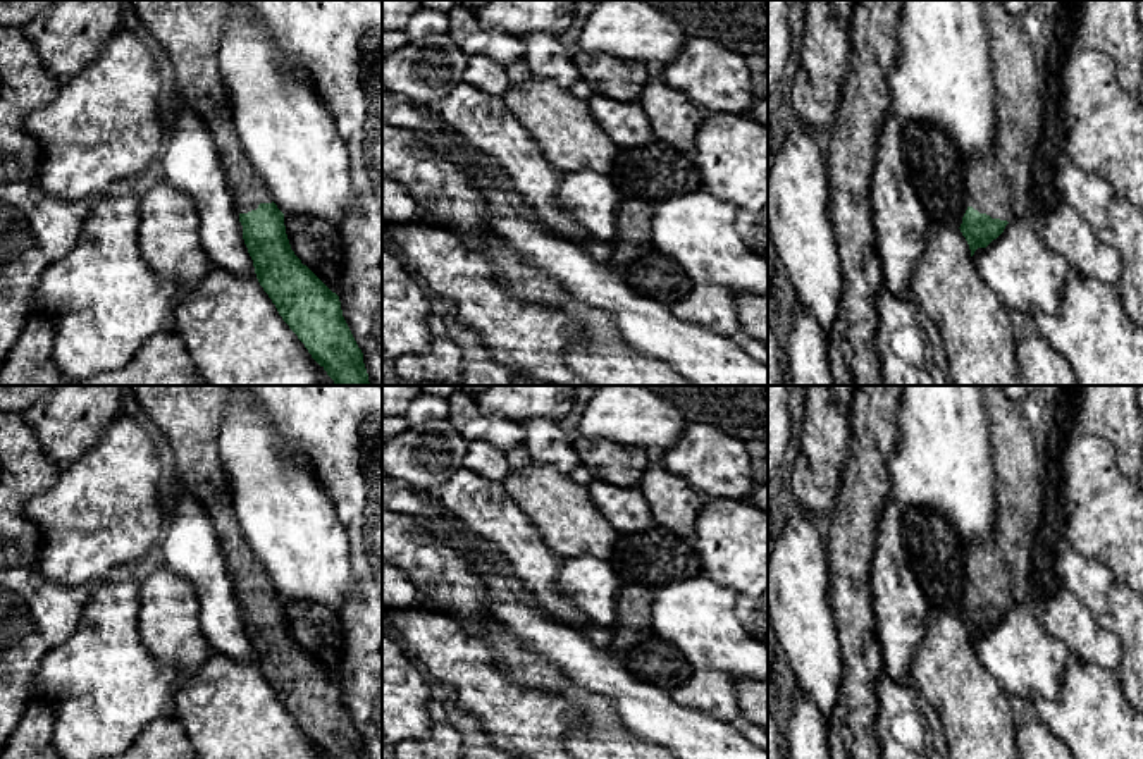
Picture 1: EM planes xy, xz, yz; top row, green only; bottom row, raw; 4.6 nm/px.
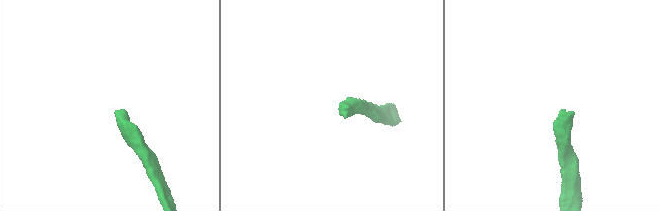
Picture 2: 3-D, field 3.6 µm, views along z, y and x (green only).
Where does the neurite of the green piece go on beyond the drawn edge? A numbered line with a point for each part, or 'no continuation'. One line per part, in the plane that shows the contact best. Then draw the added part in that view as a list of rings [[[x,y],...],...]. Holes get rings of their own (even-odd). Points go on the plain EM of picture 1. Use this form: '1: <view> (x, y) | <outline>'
1: yz (997, 568) | [[[1002,386],[981,387],[995,470],[995,525],[983,542],[967,549],[964,568],[969,592],[992,604],[1012,608],[1029,601],[1029,566],[1045,499],[1043,468],[1035,444],[1036,430],[1023,417],[1021,406],[1007,398]]]

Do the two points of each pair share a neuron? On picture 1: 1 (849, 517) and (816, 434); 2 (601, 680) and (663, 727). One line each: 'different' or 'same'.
1: different
2: same

